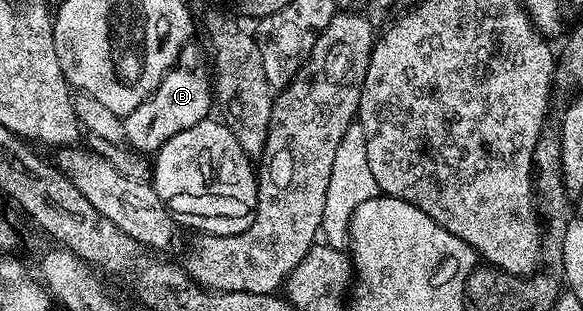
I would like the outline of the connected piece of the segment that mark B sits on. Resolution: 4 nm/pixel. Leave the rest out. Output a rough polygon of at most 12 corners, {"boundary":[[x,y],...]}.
{"boundary":[[195,44],[122,119],[124,141],[156,153],[210,119],[211,72]]}

